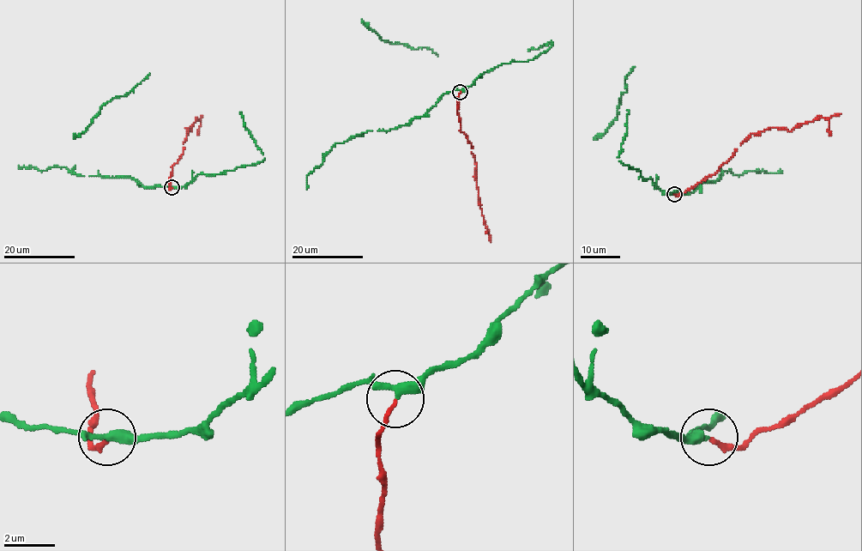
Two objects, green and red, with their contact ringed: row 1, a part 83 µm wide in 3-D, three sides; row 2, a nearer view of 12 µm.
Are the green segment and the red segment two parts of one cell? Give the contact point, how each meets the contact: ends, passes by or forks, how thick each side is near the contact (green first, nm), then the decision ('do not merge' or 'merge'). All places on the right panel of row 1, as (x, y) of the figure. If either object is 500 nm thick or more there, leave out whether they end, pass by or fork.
(674, 194) | green passes by | red ends | 300/160 nm | merge

